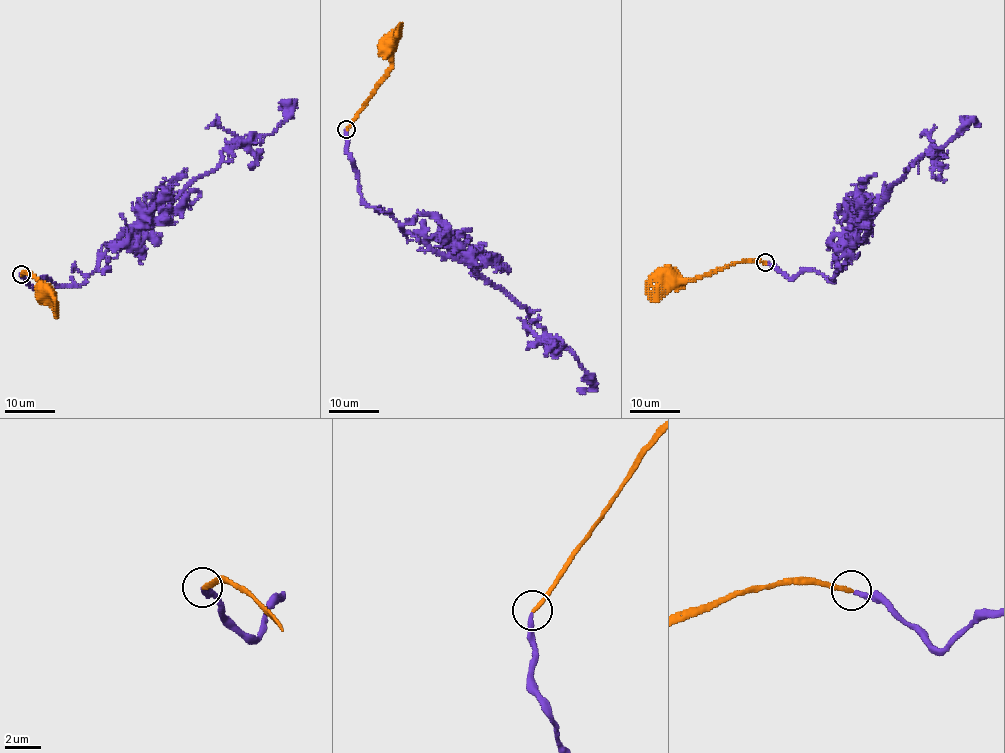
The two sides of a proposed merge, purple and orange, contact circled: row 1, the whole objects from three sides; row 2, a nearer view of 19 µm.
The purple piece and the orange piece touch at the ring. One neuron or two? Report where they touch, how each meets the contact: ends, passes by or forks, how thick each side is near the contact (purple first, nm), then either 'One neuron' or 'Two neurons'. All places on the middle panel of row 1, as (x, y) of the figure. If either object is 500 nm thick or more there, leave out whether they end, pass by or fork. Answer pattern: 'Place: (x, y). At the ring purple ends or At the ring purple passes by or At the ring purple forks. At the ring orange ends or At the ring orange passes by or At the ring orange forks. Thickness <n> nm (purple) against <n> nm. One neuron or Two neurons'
Place: (346, 129). At the ring purple ends. At the ring orange ends. Thickness 280 nm (purple) against 240 nm. One neuron

